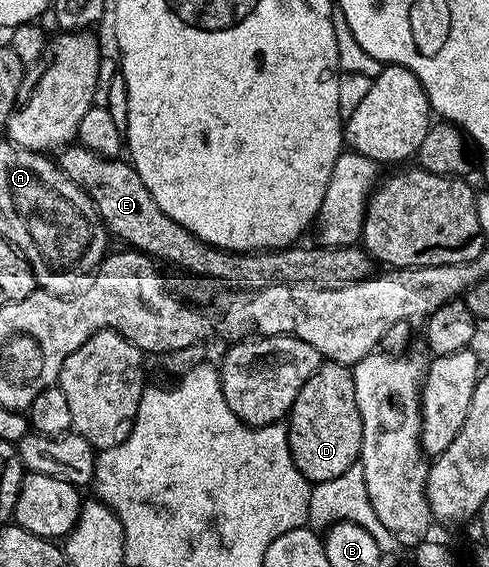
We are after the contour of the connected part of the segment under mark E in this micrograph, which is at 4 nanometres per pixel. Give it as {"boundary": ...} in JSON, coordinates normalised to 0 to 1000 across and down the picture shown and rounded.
{"boundary":[[[137,256],[125,261],[115,286],[119,296],[196,362],[209,393],[231,420],[235,414],[237,420],[258,427],[252,430],[260,437],[286,443],[317,460],[333,457],[335,462],[350,464],[352,469],[366,471],[372,478],[391,478],[397,485],[423,485],[425,490],[440,492],[446,499],[466,499],[458,503],[468,503],[479,510],[554,506],[560,499],[638,503],[646,510],[695,510],[738,492],[759,490],[761,459],[757,448],[738,434],[661,436],[640,432],[642,436],[618,436],[620,432],[603,432],[577,436],[569,443],[462,443],[454,436],[438,436],[431,429],[419,429],[415,422],[401,418],[384,404],[376,404],[376,397],[352,390],[352,383],[344,383],[344,376],[335,376],[335,369],[327,369],[327,362],[319,362],[311,340],[303,340],[294,319],[286,319],[286,312],[264,286],[252,284],[247,279],[215,280],[213,275],[188,270],[178,259],[166,256]]]}

